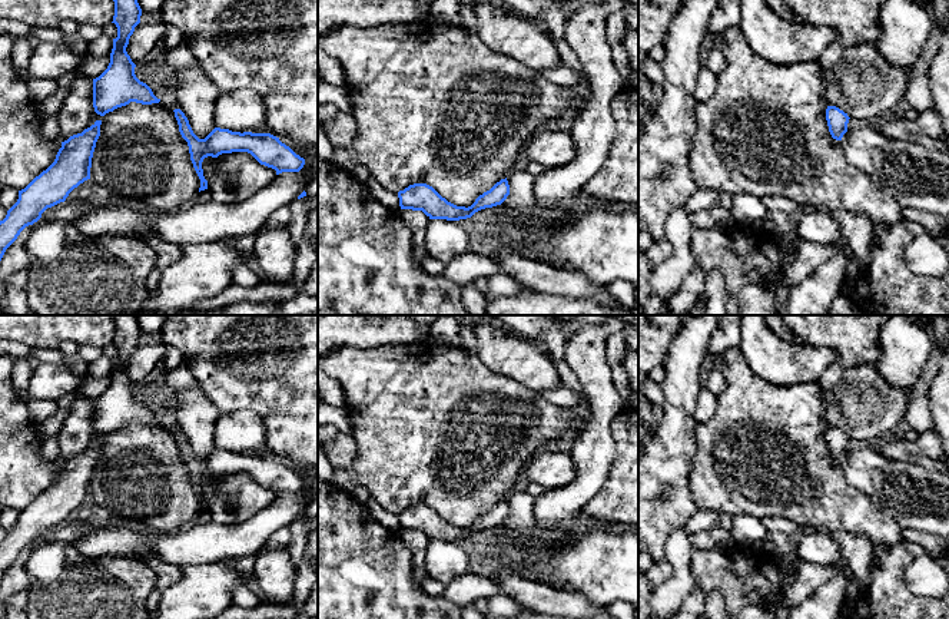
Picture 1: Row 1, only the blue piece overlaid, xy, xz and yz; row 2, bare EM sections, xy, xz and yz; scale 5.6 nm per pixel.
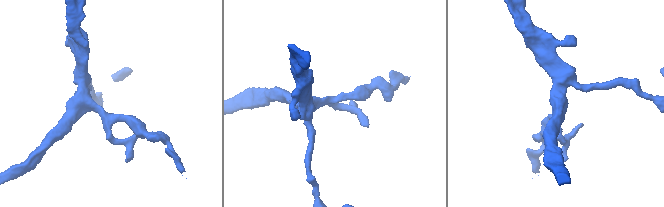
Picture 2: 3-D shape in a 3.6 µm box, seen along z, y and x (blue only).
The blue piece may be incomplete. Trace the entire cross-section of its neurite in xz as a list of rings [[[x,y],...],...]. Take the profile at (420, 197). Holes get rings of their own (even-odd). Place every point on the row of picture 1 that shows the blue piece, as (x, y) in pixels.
[[[507,178],[497,182],[490,191],[480,195],[465,208],[457,206],[442,198],[427,183],[414,183],[398,192],[401,209],[422,211],[429,219],[459,221],[471,218],[475,212],[501,205],[510,195]]]

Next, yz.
[[[827,106],[826,120],[829,132],[833,139],[842,140],[843,135],[847,132],[849,116],[836,106]]]

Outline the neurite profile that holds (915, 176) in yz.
[[[869,122],[842,138],[850,165],[859,168],[902,208],[916,208],[949,221],[949,155],[885,136]]]

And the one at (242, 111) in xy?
[[[250,89],[220,93],[213,106],[215,126],[232,132],[266,133],[266,106]]]

